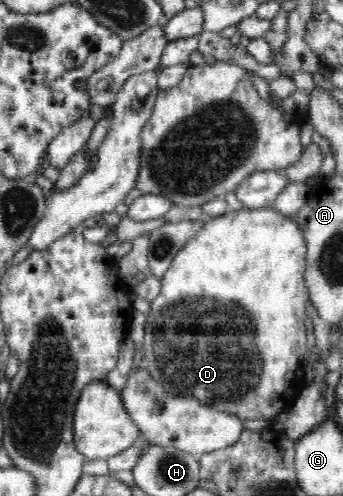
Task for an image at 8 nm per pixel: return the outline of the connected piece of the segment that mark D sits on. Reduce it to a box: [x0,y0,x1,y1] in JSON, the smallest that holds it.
[140,207,309,421]

